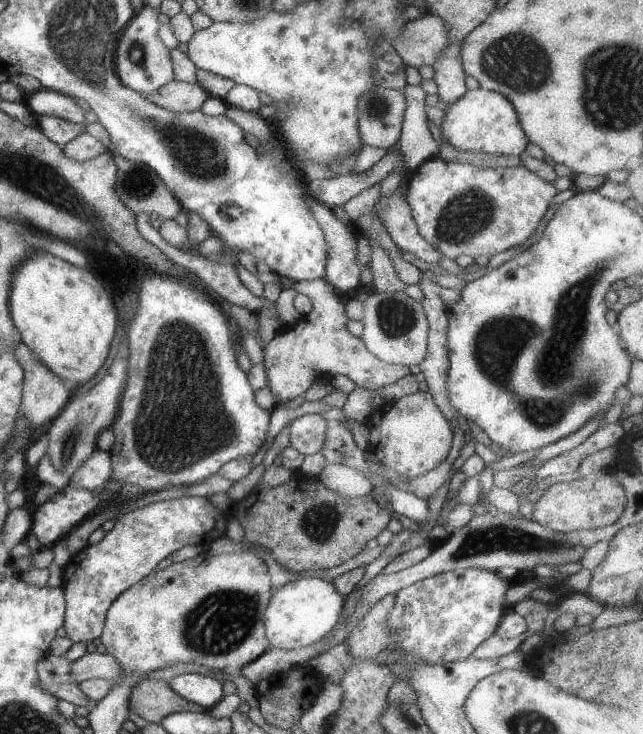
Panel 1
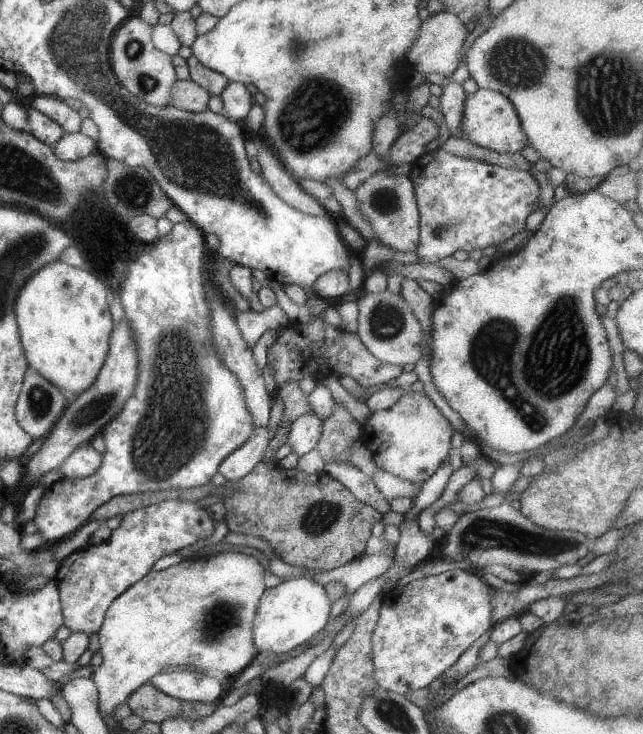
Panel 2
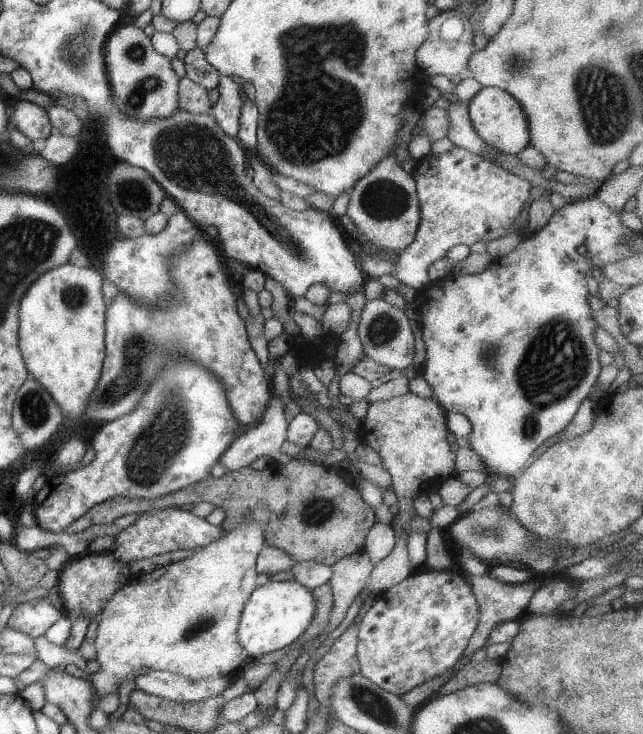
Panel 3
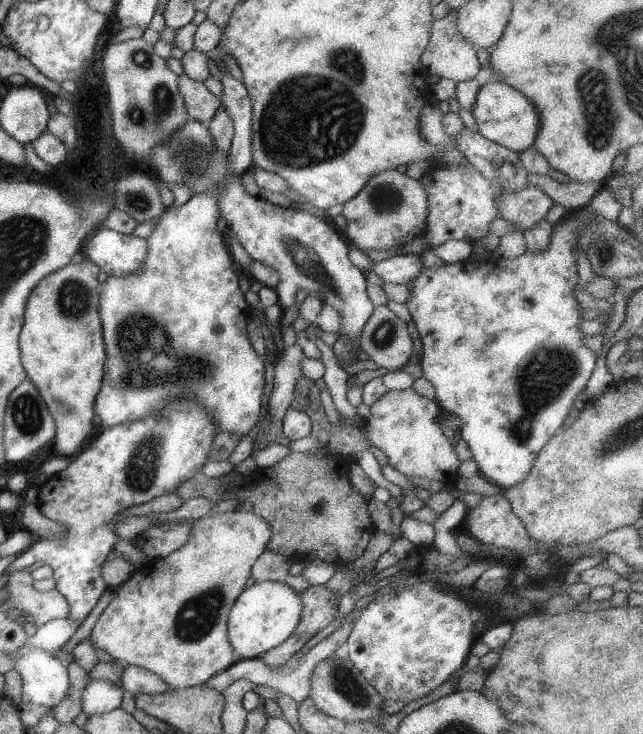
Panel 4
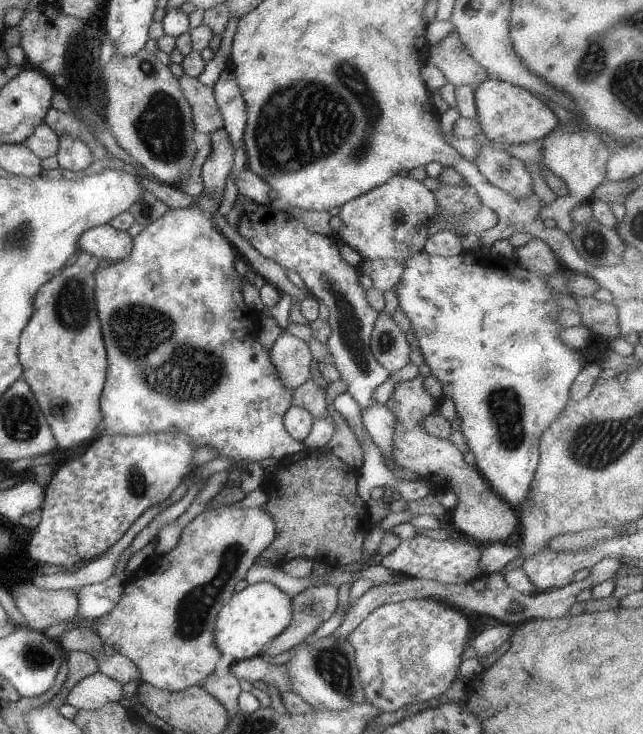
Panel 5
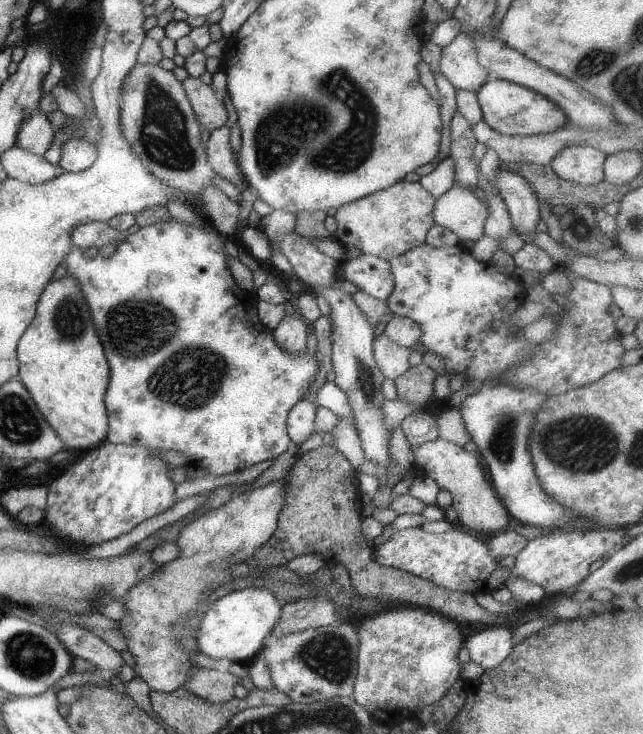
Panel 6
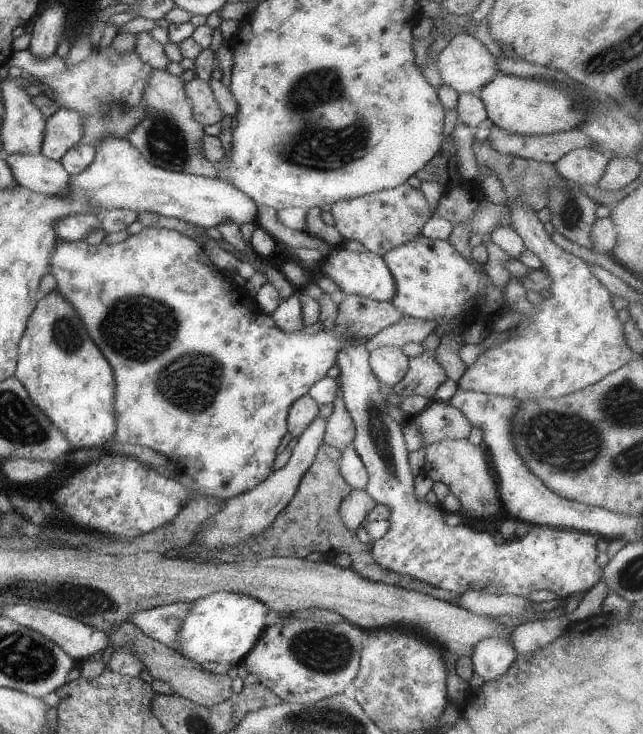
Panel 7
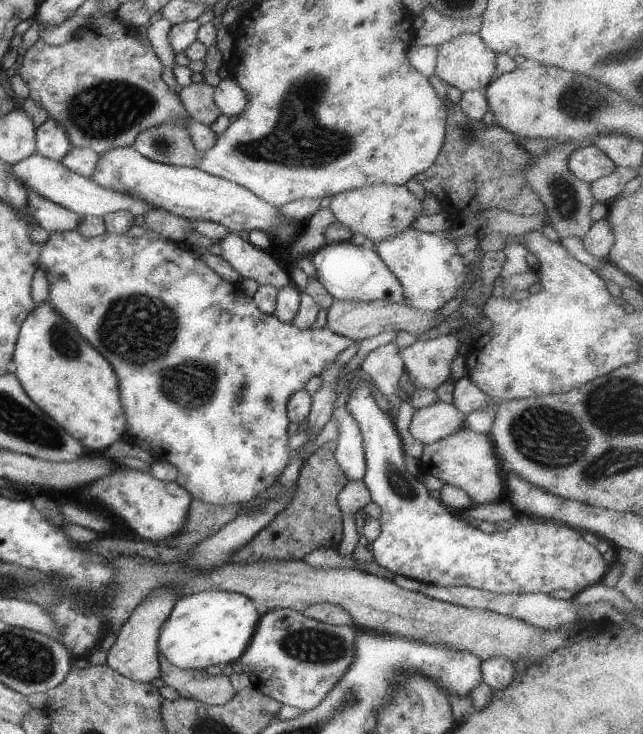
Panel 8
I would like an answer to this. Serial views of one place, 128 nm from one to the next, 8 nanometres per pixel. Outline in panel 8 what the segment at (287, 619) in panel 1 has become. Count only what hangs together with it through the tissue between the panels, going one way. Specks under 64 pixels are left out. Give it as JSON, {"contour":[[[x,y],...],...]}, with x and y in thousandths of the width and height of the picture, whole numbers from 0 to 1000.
{"contour":[[[314,805],[283,811],[247,858],[247,888],[281,911],[320,913],[336,905],[362,905],[383,888],[404,843],[392,816],[376,808]]]}

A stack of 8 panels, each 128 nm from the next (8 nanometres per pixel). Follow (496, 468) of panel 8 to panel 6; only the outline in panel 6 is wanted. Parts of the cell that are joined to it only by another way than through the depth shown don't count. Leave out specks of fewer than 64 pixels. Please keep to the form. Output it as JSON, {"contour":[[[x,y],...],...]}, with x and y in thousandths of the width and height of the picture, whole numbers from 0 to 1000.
{"contour":[[[689,598],[653,605],[645,613],[641,610],[641,616],[647,636],[663,643],[659,649],[670,650],[684,668],[694,668],[703,673],[705,687],[701,689],[706,689],[715,706],[712,715],[722,715],[737,725],[768,726],[790,721],[798,714],[798,707],[767,665],[745,619],[731,619],[719,608]]]}

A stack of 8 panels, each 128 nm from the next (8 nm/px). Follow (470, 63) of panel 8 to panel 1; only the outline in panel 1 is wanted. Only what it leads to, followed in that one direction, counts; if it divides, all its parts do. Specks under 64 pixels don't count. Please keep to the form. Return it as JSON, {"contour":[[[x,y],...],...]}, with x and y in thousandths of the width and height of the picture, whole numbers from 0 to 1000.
{"contour":[[[661,15],[656,25],[631,33],[628,44],[607,59],[631,91],[673,90],[684,71],[701,61],[697,35],[684,22]]]}

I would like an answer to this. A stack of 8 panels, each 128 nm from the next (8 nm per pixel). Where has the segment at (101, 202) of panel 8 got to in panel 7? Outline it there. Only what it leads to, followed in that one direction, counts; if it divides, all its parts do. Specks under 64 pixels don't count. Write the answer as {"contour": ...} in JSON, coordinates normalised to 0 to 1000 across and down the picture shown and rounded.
{"contour":[[[65,208],[14,210],[8,211],[8,219],[26,251],[44,259],[75,267],[90,267],[106,259],[110,238],[93,219],[76,217]]]}

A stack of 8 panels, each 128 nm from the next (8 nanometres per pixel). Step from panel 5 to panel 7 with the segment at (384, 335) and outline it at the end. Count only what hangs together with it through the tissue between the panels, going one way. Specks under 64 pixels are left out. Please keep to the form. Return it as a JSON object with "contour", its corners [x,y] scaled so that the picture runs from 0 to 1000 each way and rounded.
{"contour":[[[597,470],[575,481],[575,499],[594,523],[610,527],[635,507],[636,488],[625,474]]]}

